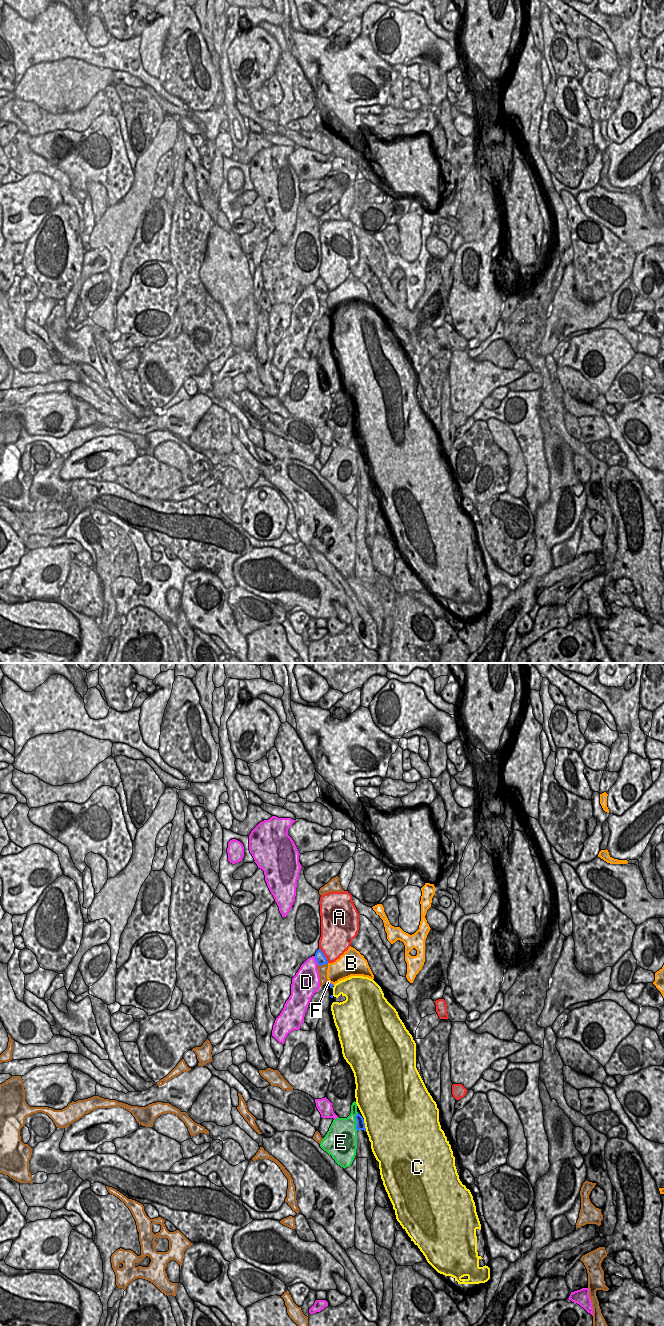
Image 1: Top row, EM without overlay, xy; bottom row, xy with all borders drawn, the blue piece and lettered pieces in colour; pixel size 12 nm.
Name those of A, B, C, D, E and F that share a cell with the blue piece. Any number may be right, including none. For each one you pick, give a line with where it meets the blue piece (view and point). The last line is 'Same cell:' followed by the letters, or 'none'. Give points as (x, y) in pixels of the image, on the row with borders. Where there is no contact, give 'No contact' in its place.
Same cell: none.

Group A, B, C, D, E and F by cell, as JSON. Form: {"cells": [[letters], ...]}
{"cells": [["A"], ["B"], ["C"], ["D"], ["E"], ["F"]]}

